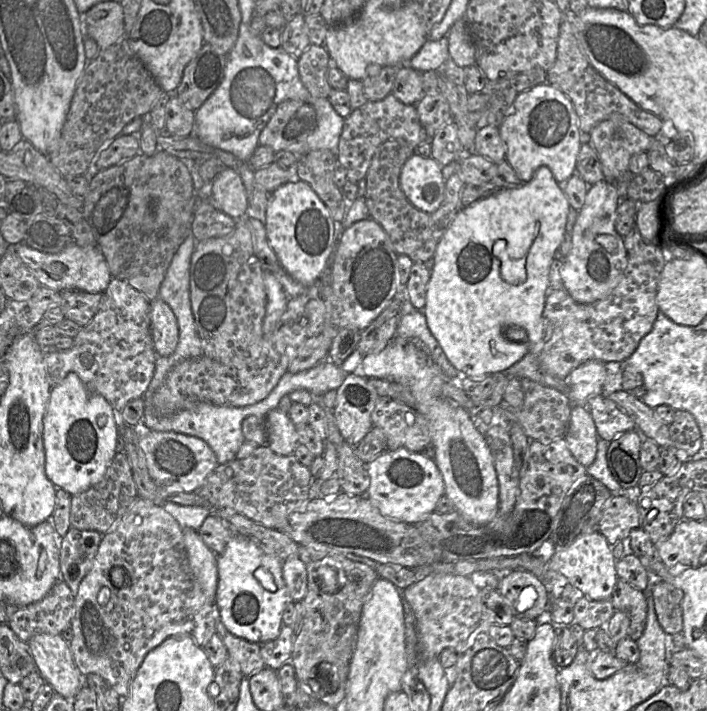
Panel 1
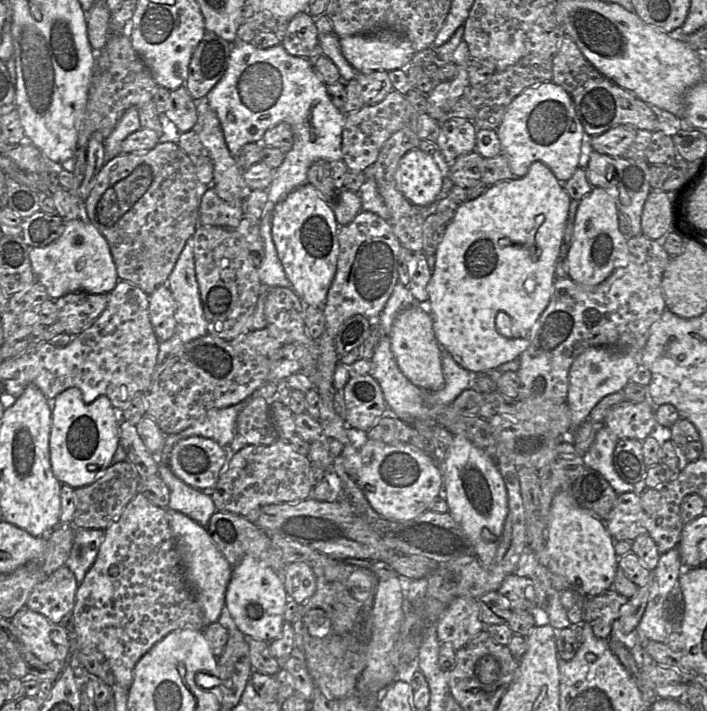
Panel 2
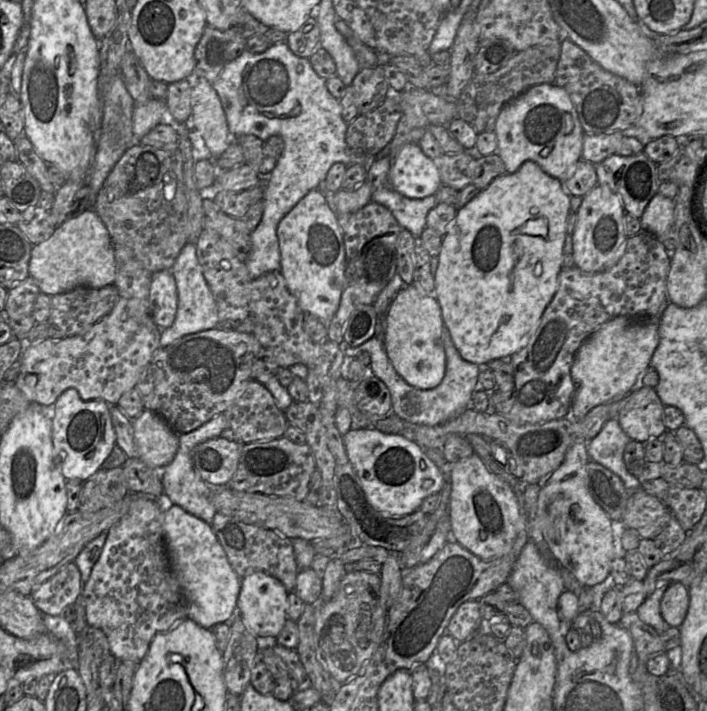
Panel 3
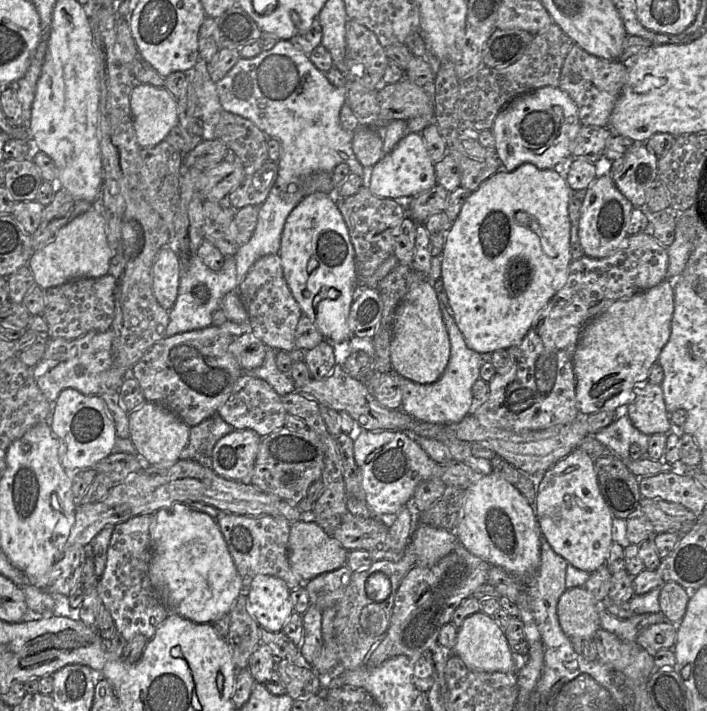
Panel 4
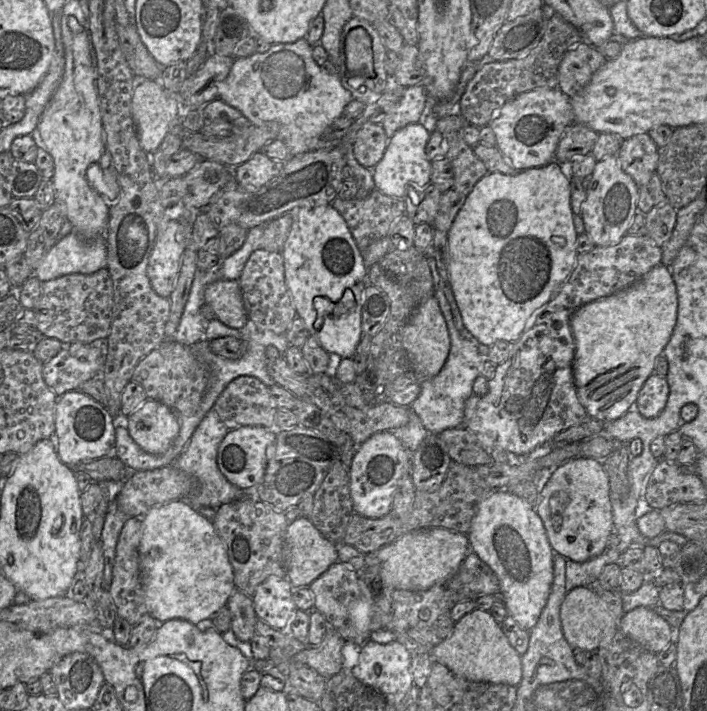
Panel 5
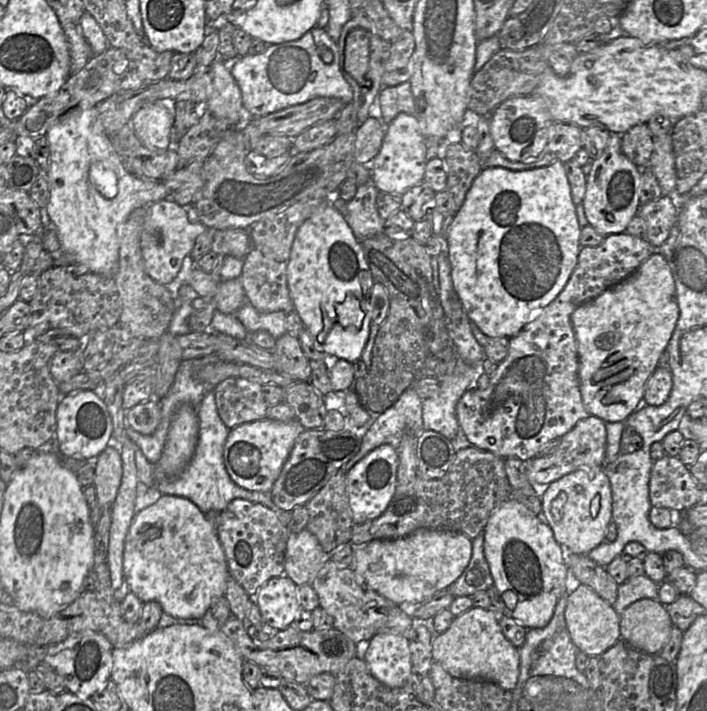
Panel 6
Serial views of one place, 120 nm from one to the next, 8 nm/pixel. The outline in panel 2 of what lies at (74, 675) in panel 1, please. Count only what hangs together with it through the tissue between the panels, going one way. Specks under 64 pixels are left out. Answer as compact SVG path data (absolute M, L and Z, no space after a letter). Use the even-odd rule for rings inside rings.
M23 608L10 620L27 648L43 663L67 661L70 654L68 631L44 615Z

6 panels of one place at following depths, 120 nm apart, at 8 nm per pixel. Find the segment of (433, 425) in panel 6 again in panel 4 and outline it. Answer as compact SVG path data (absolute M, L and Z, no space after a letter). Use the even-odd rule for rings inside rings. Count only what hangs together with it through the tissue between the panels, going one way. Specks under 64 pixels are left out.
M441 302L440 309L450 341L450 359L446 370L436 382L431 384L419 384L397 373L396 378L403 394L400 410L419 421L449 425L462 421L472 412L475 406L472 387L476 380L480 378L480 369L483 365L483 360L479 353L467 346L454 318L449 314L443 302Z

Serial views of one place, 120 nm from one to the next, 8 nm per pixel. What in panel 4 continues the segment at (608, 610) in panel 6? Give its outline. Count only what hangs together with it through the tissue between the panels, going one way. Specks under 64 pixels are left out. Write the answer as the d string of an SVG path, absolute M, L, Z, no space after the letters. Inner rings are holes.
M585 587L566 589L557 605L560 626L568 637L593 639L600 626L599 604Z

